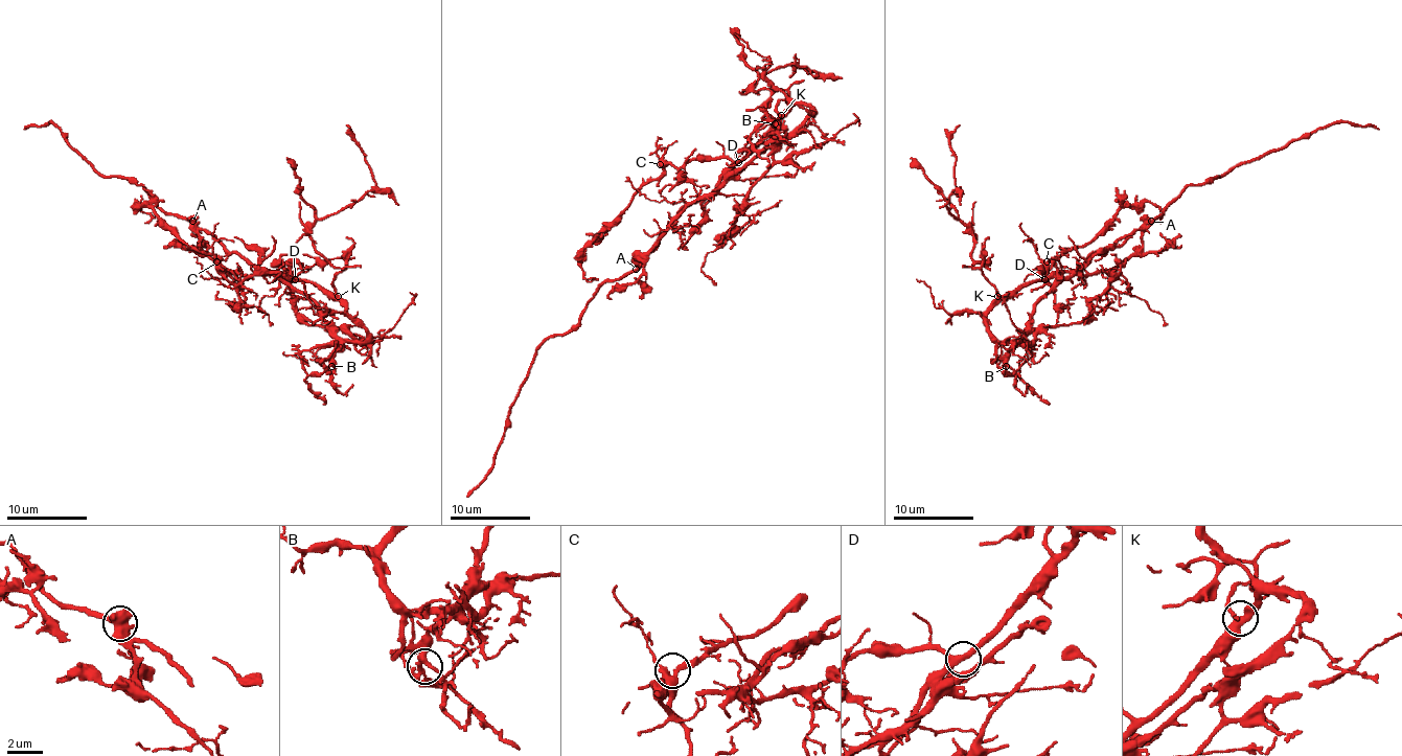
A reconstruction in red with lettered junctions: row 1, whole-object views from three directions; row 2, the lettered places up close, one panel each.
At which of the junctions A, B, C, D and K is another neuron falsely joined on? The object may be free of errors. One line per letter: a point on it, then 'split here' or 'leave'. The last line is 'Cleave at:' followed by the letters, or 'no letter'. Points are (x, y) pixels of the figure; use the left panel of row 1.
A: (192, 221) | leave
B: (331, 366) | leave
C: (216, 261) | leave
D: (295, 279) | leave
K: (338, 296) | split here
Cleave at: K

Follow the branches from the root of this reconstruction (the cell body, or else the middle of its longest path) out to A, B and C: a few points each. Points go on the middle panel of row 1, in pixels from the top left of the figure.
A: (680, 210), (658, 238), (658, 245), (636, 269)
B: (680, 210), (716, 192), (764, 149), (771, 149), (785, 134), (775, 123)
C: (680, 210), (706, 197), (733, 162), (727, 158), (696, 158), (680, 168), (660, 164)

